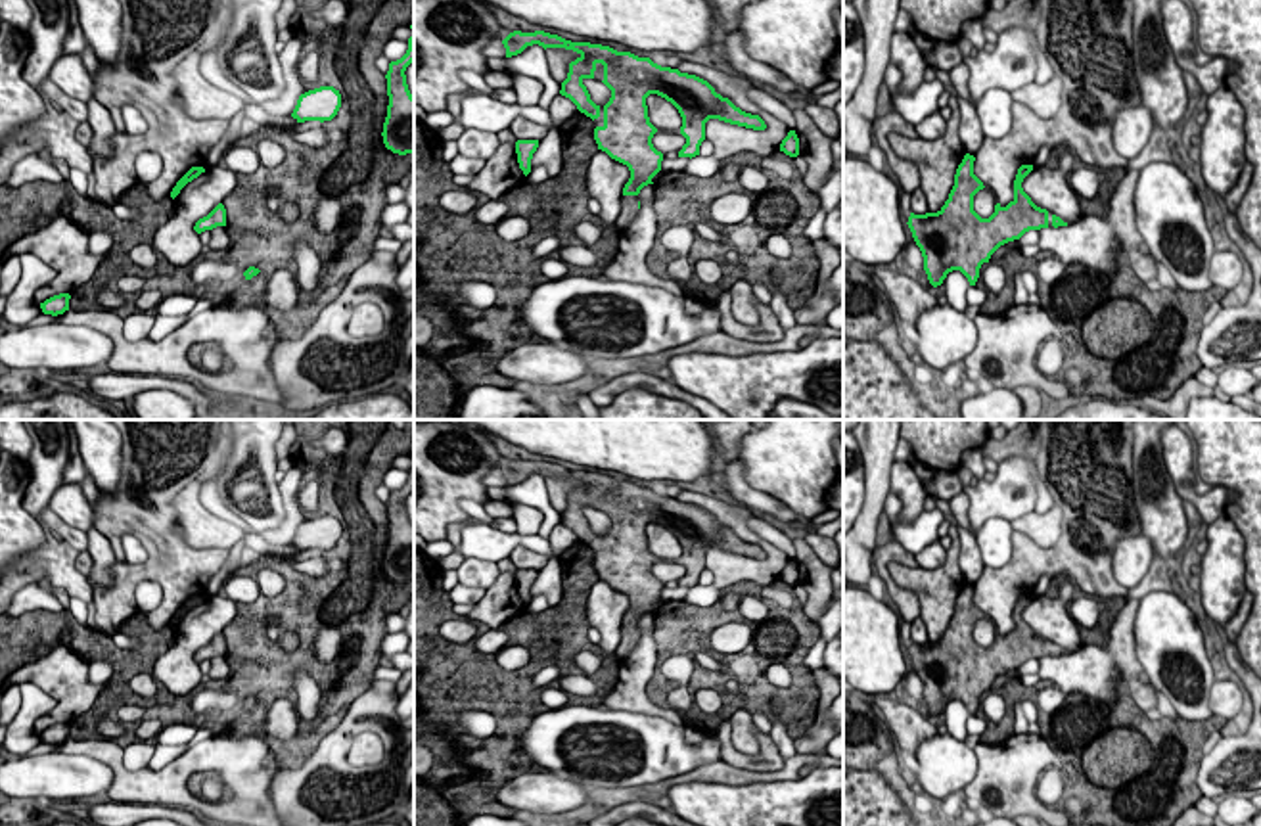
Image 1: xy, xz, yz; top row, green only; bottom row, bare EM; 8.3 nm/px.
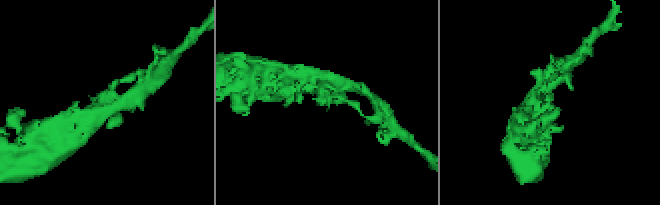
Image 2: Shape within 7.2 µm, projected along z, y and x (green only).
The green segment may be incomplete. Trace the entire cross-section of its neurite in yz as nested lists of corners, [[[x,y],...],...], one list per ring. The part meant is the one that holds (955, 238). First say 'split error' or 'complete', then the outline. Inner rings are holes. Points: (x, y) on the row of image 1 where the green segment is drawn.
split error; [[[966,153],[954,174],[954,186],[949,199],[937,213],[908,217],[908,228],[916,245],[924,257],[924,270],[933,287],[941,286],[949,272],[960,270],[970,286],[975,286],[979,268],[989,263],[991,255],[1004,243],[1020,240],[1029,230],[1041,230],[1048,226],[1067,226],[1064,218],[1052,215],[1046,209],[1037,207],[1031,197],[1023,192],[1021,182],[1033,171],[1033,165],[1021,165],[1014,180],[1014,199],[1002,207],[995,205],[995,213],[989,218],[981,218],[974,211],[974,195],[983,190],[983,182],[974,174],[975,157]]]

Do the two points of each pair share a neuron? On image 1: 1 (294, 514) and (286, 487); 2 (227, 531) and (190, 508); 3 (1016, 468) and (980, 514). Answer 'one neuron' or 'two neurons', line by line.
1: one neuron
2: one neuron
3: one neuron

